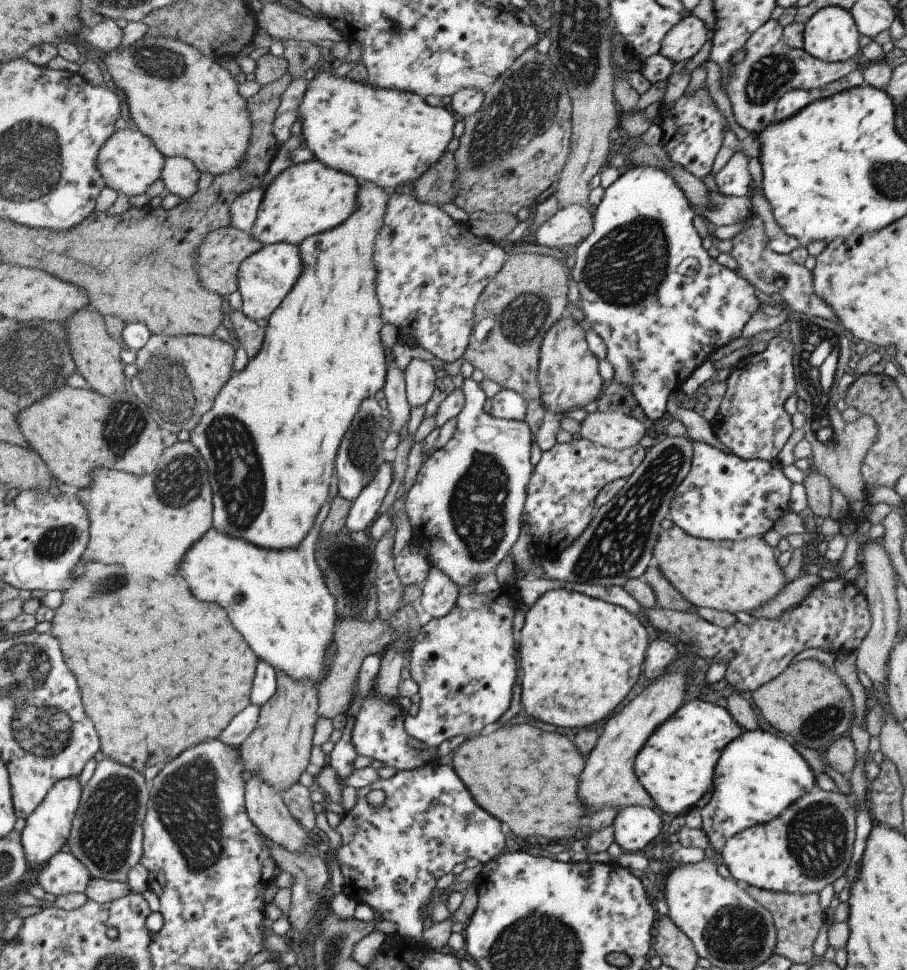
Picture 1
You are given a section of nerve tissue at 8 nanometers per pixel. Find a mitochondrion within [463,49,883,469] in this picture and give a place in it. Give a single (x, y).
(628, 265)

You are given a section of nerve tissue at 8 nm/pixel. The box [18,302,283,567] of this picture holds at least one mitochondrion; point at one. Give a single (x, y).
(229, 441)

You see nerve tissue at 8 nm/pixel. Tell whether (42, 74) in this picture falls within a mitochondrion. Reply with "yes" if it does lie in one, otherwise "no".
no

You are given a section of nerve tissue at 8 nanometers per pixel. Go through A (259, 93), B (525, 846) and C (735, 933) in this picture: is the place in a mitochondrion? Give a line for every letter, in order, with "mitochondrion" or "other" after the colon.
A: other
B: other
C: mitochondrion

